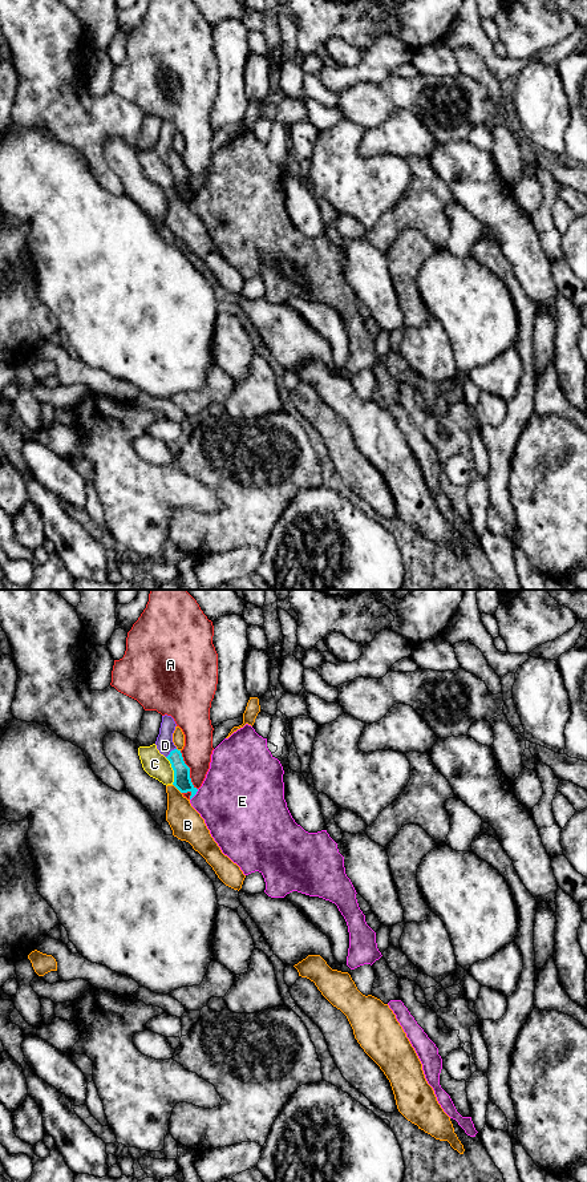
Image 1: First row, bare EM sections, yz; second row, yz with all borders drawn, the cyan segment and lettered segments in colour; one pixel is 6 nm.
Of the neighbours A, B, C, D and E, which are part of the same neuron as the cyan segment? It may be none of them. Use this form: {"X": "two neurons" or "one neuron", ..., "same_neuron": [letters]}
{"A": "two neurons", "B": "two neurons", "C": "two neurons", "D": "one neuron", "E": "two neurons", "same_neuron": ["D"]}

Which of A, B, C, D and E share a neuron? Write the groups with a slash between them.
A / B / C / D / E

